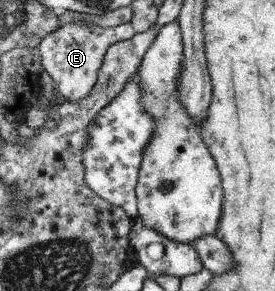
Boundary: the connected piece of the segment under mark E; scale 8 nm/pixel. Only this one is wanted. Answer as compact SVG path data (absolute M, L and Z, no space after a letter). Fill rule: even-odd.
M131 23L107 28L97 25L67 24L46 35L37 48L43 54L43 69L46 69L55 81L59 102L77 101L91 93L97 85L99 71L104 64L107 51L118 41L133 37L135 32L135 27Z

